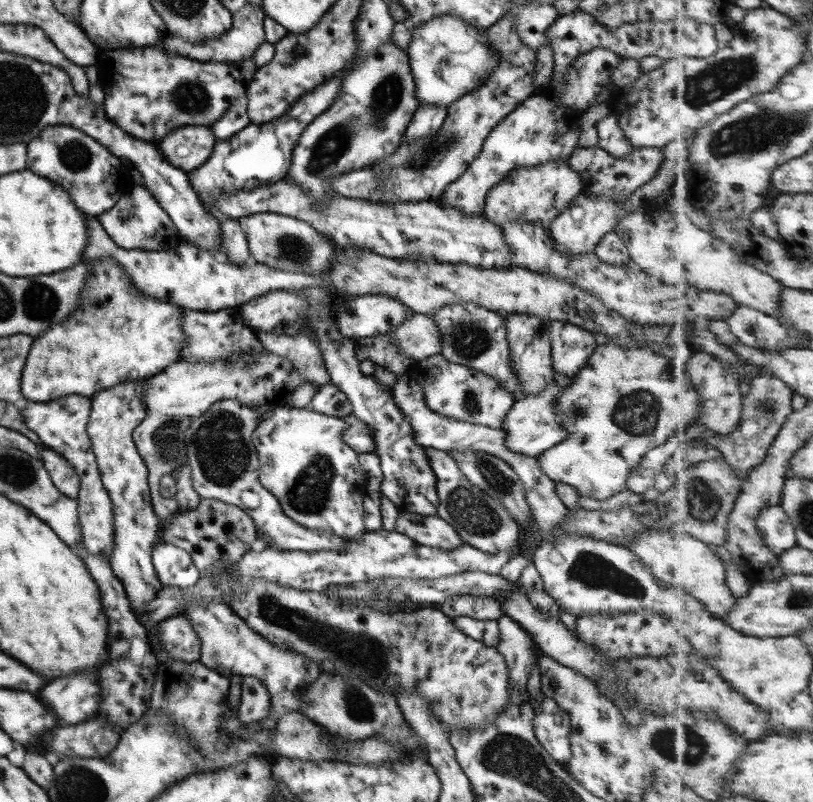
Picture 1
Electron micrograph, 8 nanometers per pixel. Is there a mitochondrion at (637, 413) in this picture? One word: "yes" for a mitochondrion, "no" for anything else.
yes

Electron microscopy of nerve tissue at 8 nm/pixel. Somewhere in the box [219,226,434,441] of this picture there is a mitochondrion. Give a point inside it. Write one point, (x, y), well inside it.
(292, 248)

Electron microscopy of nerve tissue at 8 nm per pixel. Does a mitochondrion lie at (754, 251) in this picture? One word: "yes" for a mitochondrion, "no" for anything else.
no

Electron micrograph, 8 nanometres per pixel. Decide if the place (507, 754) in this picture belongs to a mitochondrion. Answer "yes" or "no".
yes

